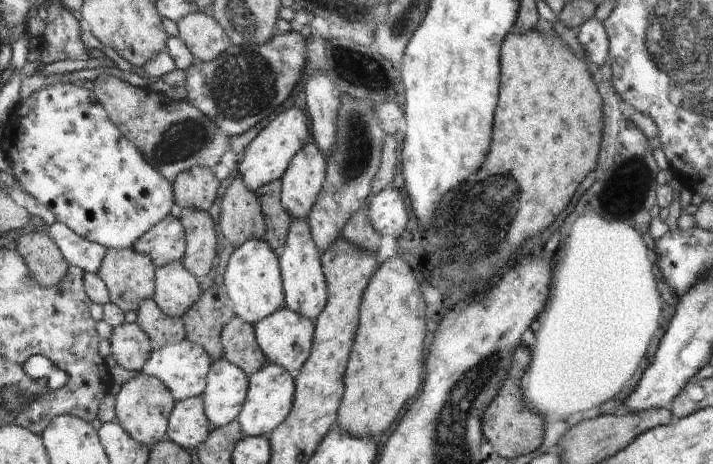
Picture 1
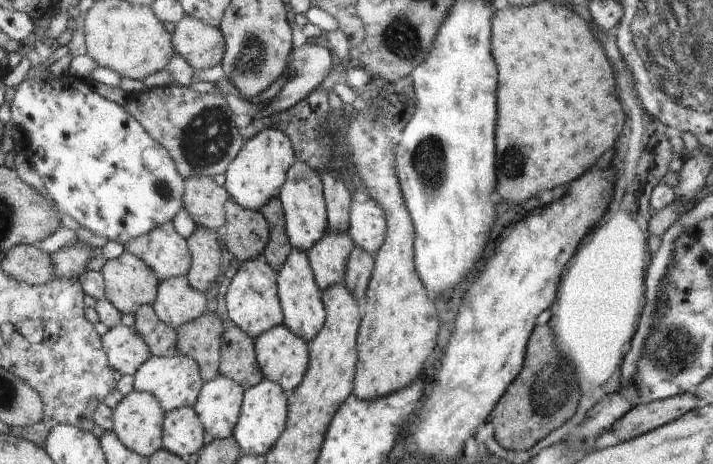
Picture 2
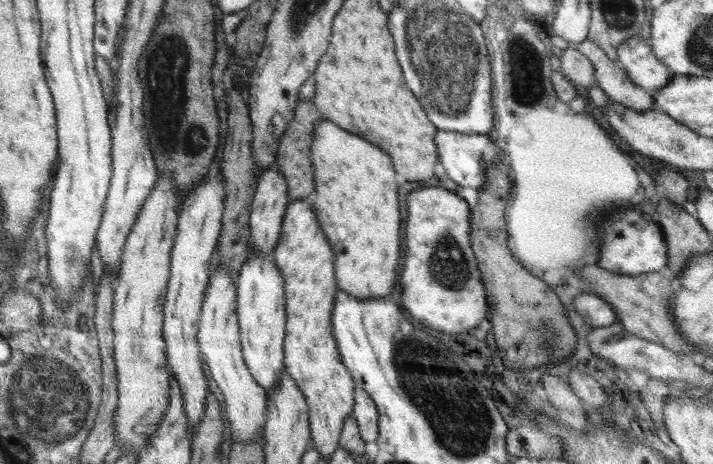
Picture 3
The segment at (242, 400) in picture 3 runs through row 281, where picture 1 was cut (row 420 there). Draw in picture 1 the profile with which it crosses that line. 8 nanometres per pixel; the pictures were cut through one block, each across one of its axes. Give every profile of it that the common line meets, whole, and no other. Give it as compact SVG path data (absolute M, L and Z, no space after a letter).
M227 360L211 361L206 388L201 394L206 418L213 428L237 419L246 400L249 377Z

